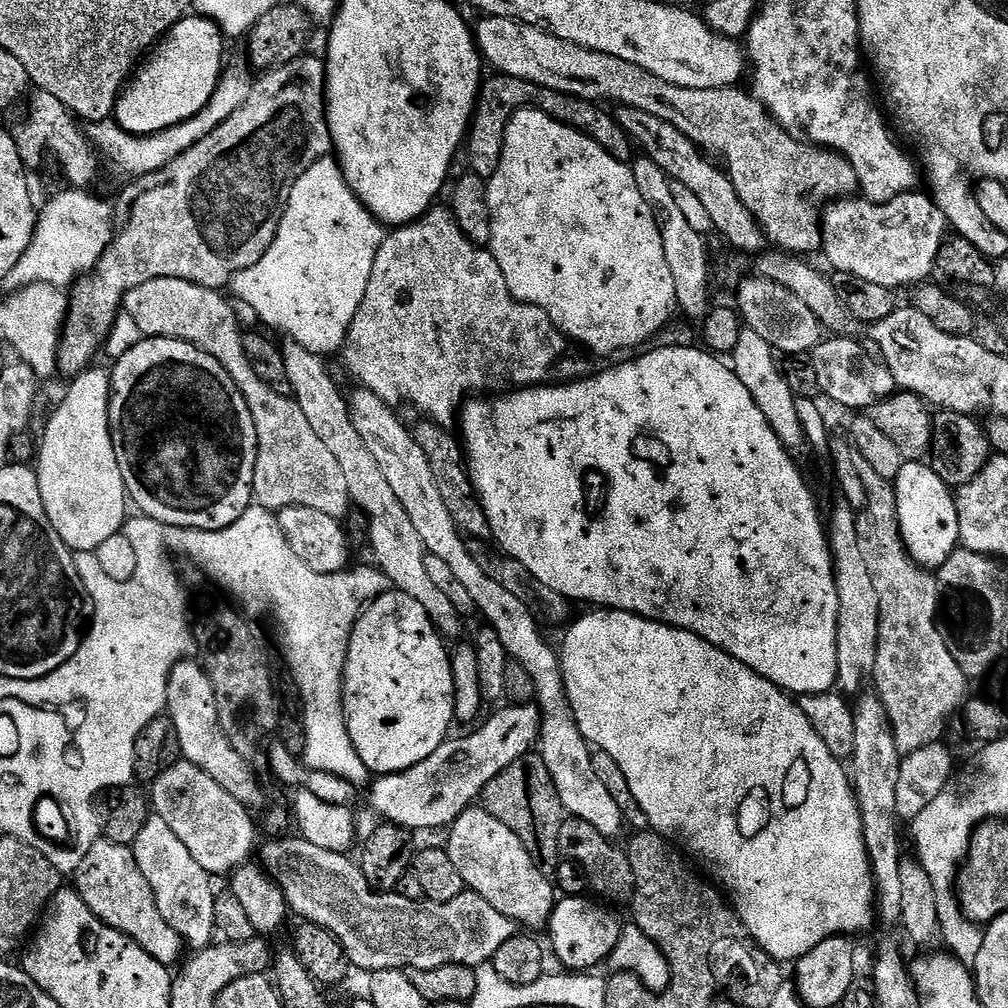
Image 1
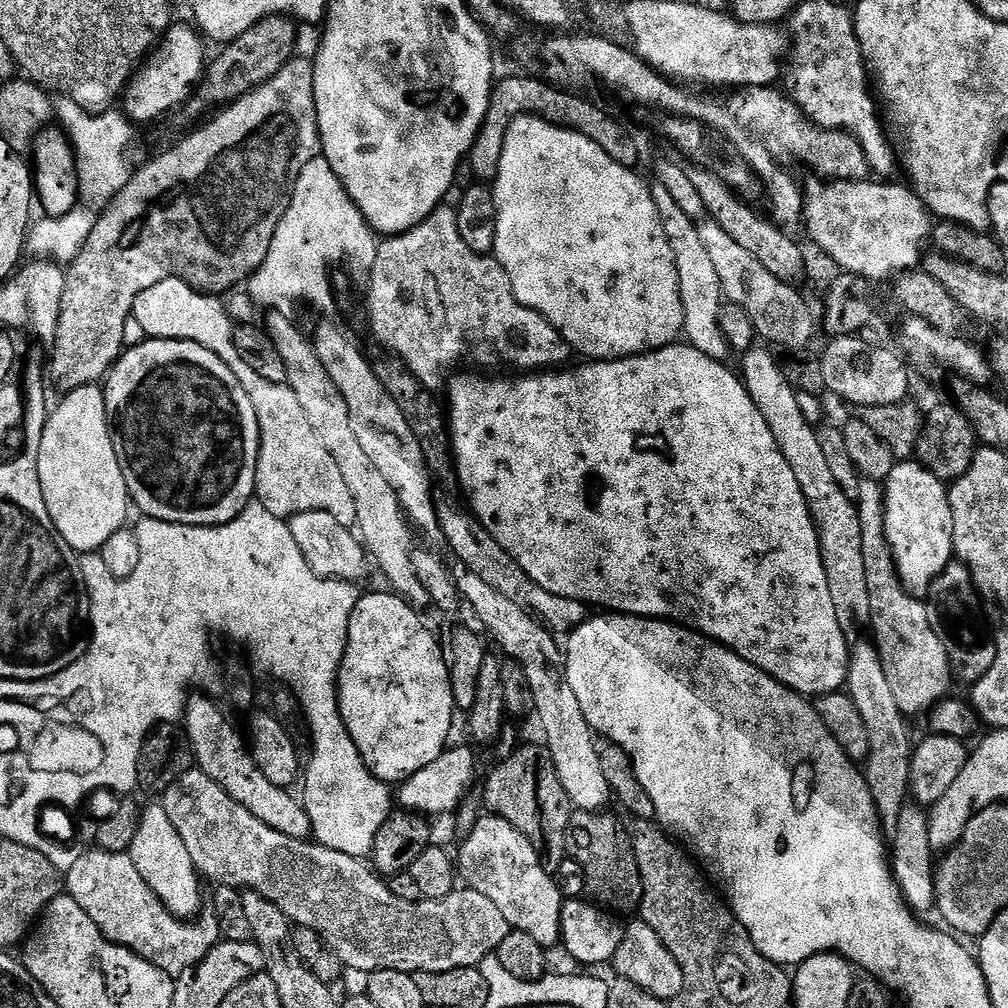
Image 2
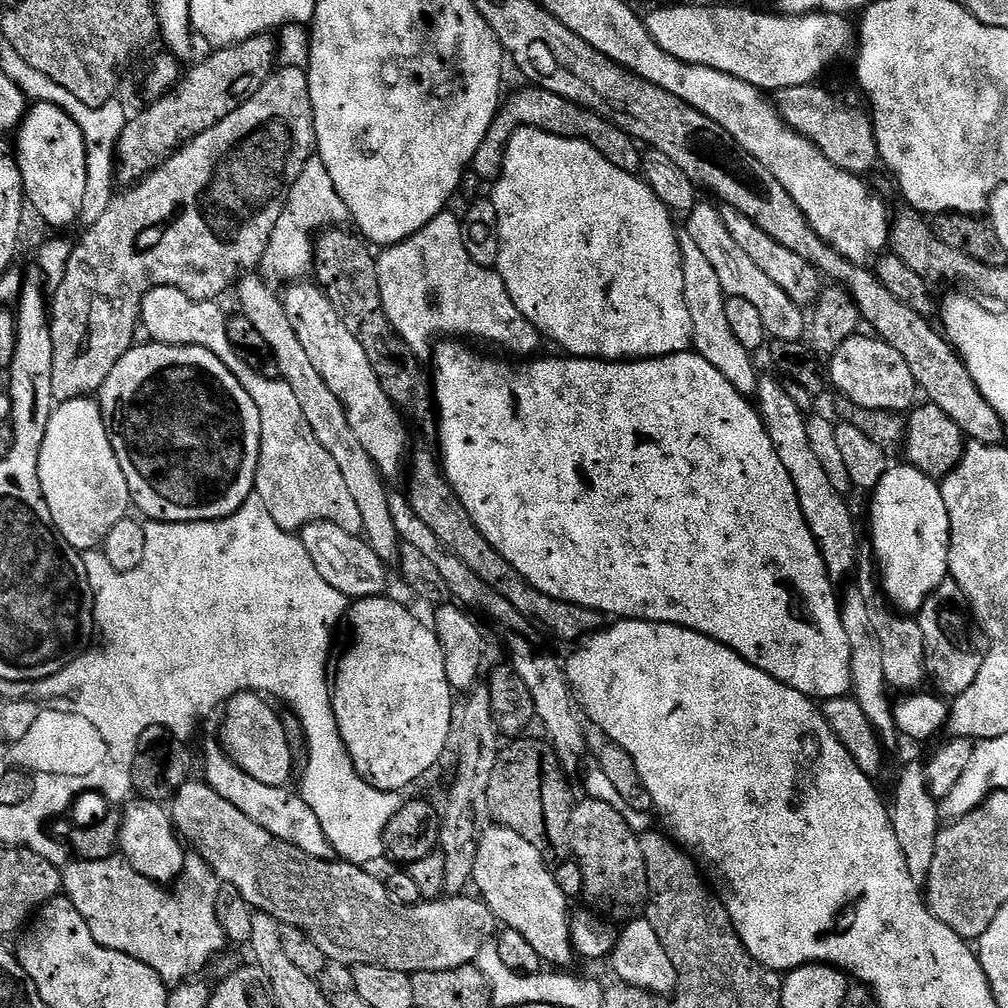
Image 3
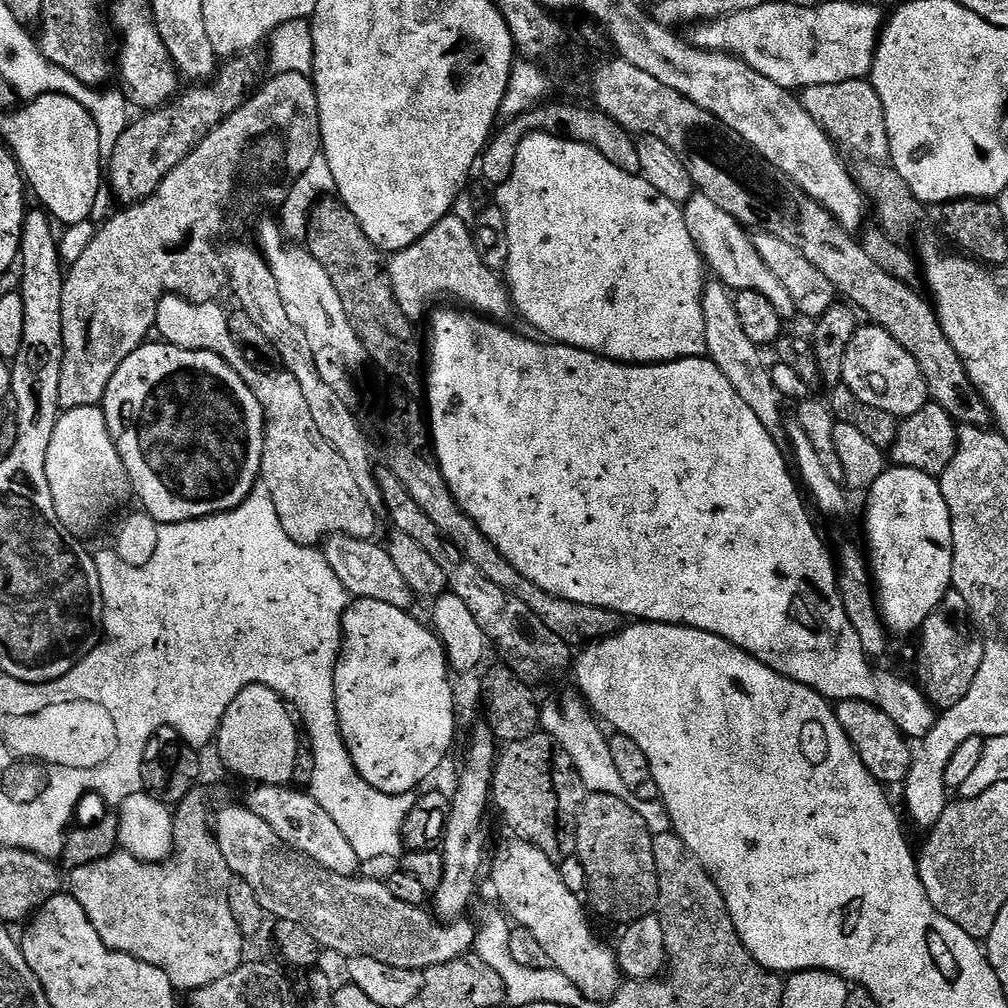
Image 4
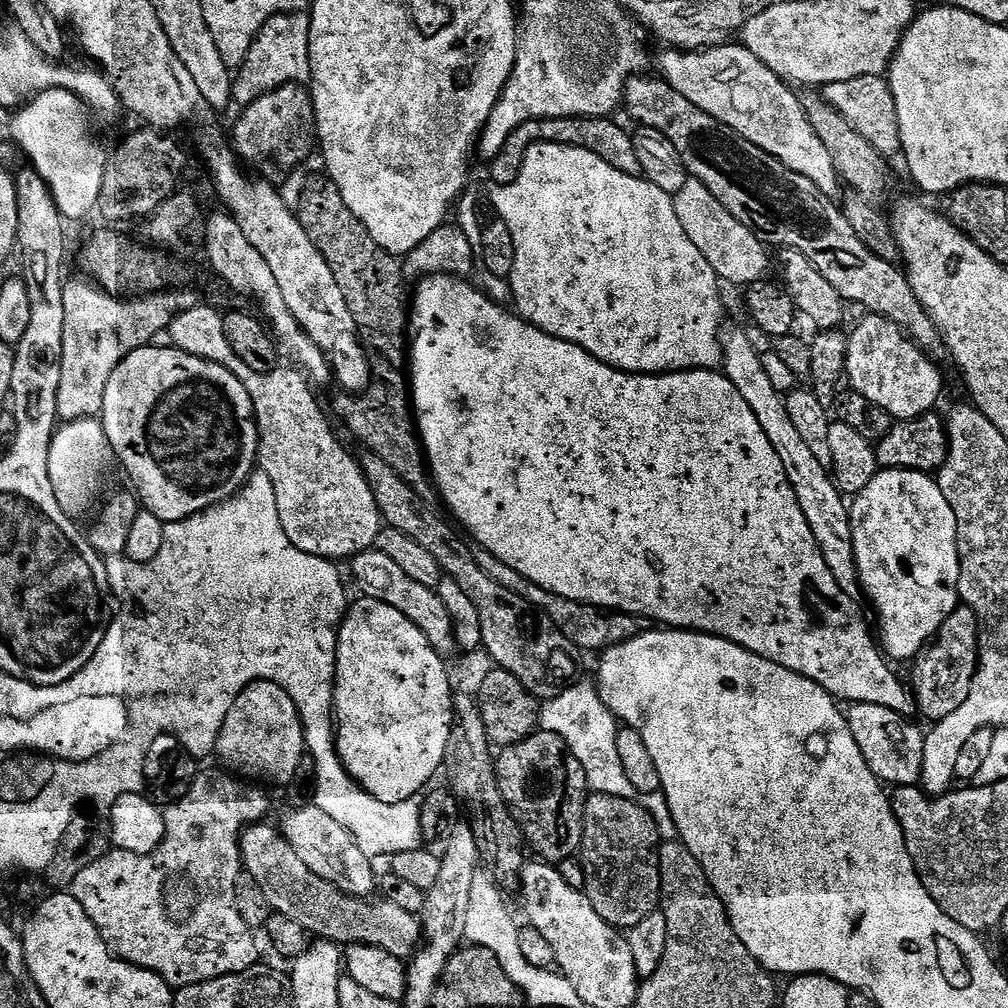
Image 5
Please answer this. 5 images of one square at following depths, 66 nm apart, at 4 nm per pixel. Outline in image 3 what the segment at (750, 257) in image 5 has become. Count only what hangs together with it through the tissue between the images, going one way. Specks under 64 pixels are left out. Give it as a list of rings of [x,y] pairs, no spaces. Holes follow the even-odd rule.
[[[697,203],[696,207],[687,213],[687,235],[702,250],[702,254],[710,258],[714,270],[718,270],[718,282],[722,282],[724,295],[729,298],[746,298],[748,302],[754,302],[754,306],[758,306],[763,316],[765,331],[772,340],[803,341],[806,336],[805,309],[796,304],[790,298],[790,294],[786,294],[786,290],[778,287],[770,278],[770,274],[766,274],[766,270],[762,270],[762,266],[758,266],[758,262],[754,262],[754,258],[750,258],[750,254],[742,250],[742,246],[738,246],[738,242],[734,242],[730,230],[726,228],[720,208],[715,203],[712,204]]]

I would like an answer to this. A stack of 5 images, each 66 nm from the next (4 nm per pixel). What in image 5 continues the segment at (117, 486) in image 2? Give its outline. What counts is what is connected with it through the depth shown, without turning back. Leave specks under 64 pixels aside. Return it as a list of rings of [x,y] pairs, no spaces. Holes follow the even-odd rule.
[[[94,418],[73,420],[57,429],[48,452],[48,465],[55,498],[67,516],[80,518],[91,508],[115,460],[101,421]]]

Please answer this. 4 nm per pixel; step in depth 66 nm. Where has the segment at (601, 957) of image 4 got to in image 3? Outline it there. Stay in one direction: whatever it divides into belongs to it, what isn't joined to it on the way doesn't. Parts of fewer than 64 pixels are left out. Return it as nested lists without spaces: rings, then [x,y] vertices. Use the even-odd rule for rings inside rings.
[[[503,826],[489,827],[479,842],[472,884],[481,892],[477,893],[484,903],[496,913],[501,925],[525,935],[544,962],[552,959],[566,963],[574,956],[570,904],[559,888],[553,869],[547,868],[544,853],[513,828]]]

